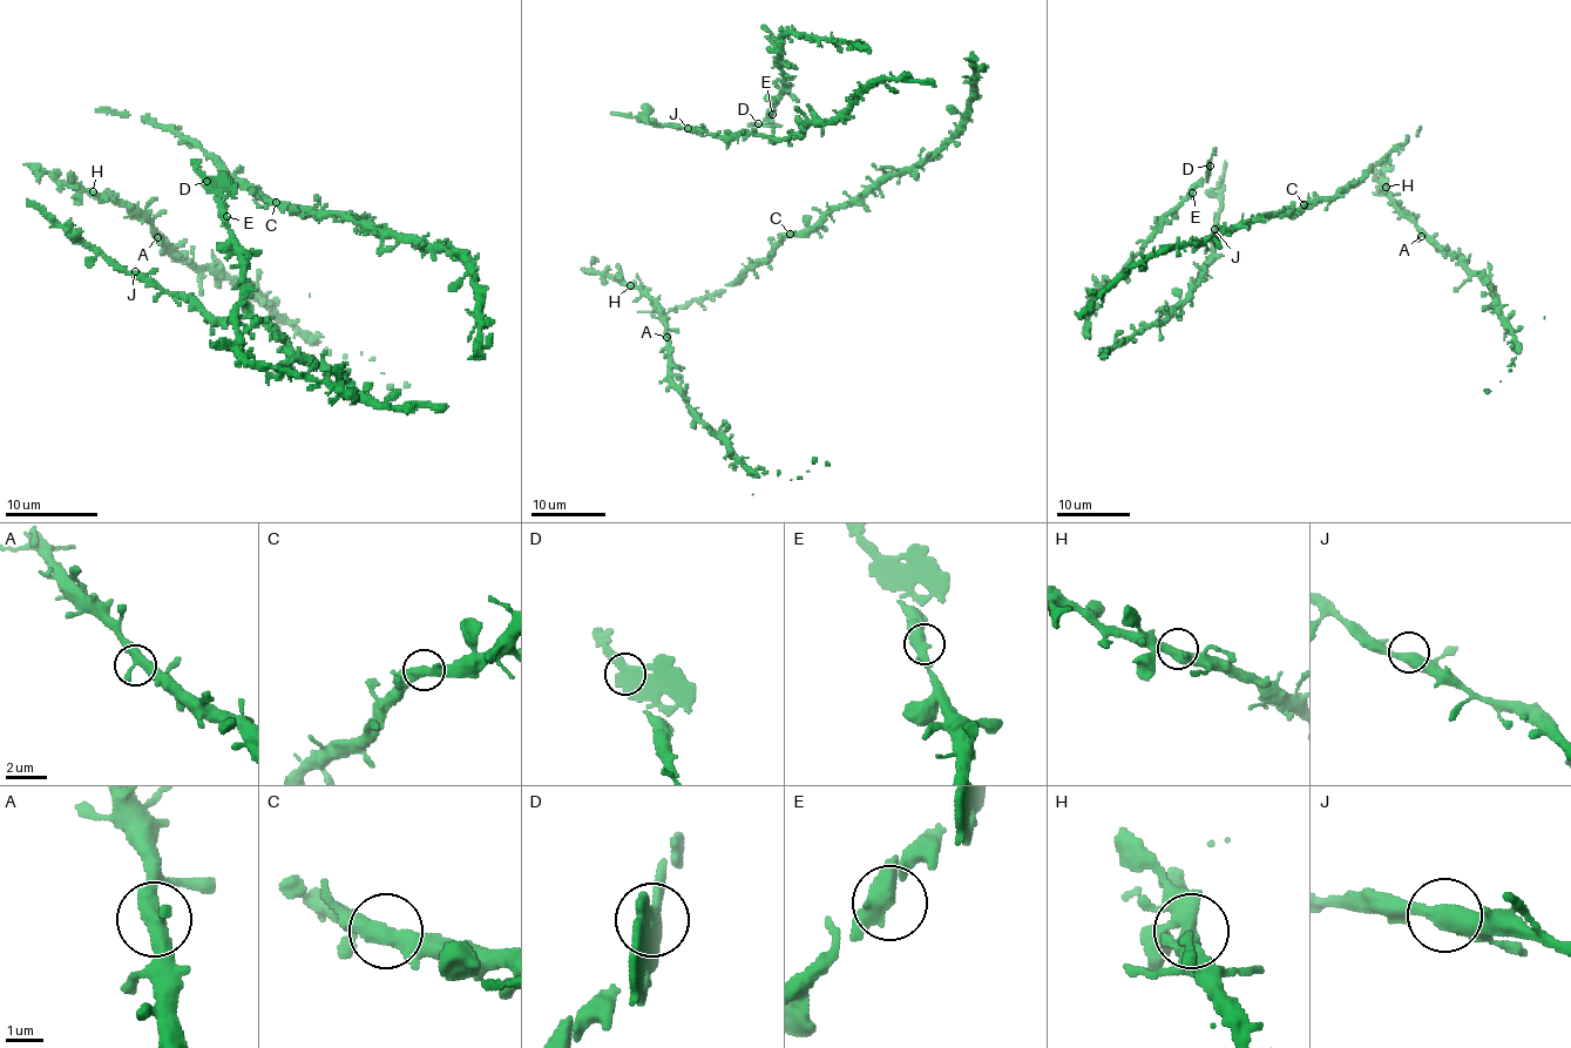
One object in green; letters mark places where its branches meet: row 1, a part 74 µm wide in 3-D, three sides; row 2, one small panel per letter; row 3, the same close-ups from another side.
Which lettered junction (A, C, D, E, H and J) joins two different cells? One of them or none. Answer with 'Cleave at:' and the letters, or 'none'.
Cleave at: D

